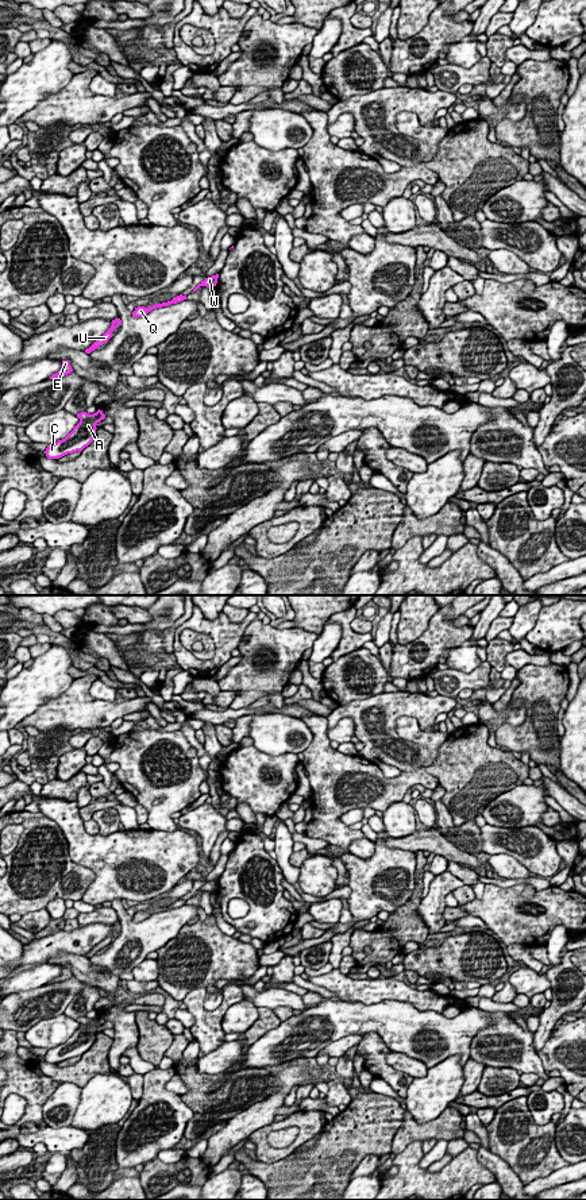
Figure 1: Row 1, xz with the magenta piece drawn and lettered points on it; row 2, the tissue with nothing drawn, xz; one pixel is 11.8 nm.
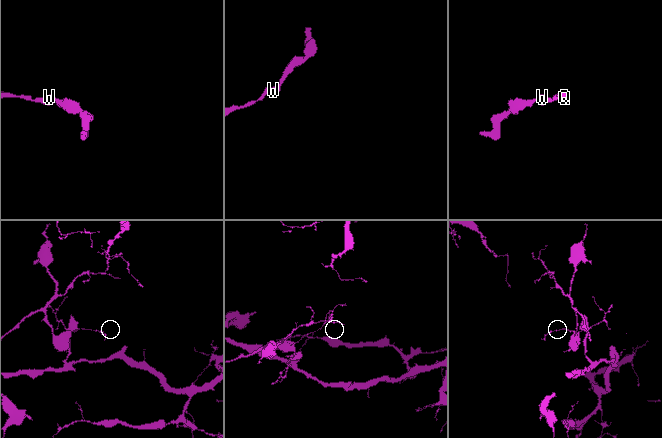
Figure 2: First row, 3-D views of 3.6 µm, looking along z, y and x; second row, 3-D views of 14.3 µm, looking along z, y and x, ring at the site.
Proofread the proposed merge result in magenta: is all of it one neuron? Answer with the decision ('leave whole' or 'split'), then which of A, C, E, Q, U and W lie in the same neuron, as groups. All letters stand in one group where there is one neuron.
split; groups A C / E Q U W

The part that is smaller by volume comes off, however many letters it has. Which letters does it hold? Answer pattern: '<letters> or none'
E, Q, U, W

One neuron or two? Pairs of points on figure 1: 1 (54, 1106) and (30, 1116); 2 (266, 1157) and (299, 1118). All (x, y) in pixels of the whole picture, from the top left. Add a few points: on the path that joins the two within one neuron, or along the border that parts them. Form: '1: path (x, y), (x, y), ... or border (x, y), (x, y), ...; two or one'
1: border (56, 1088), (42, 1106), (42, 1118); two
2: path (280, 1153), (286, 1152), (303, 1135), (303, 1131); one

